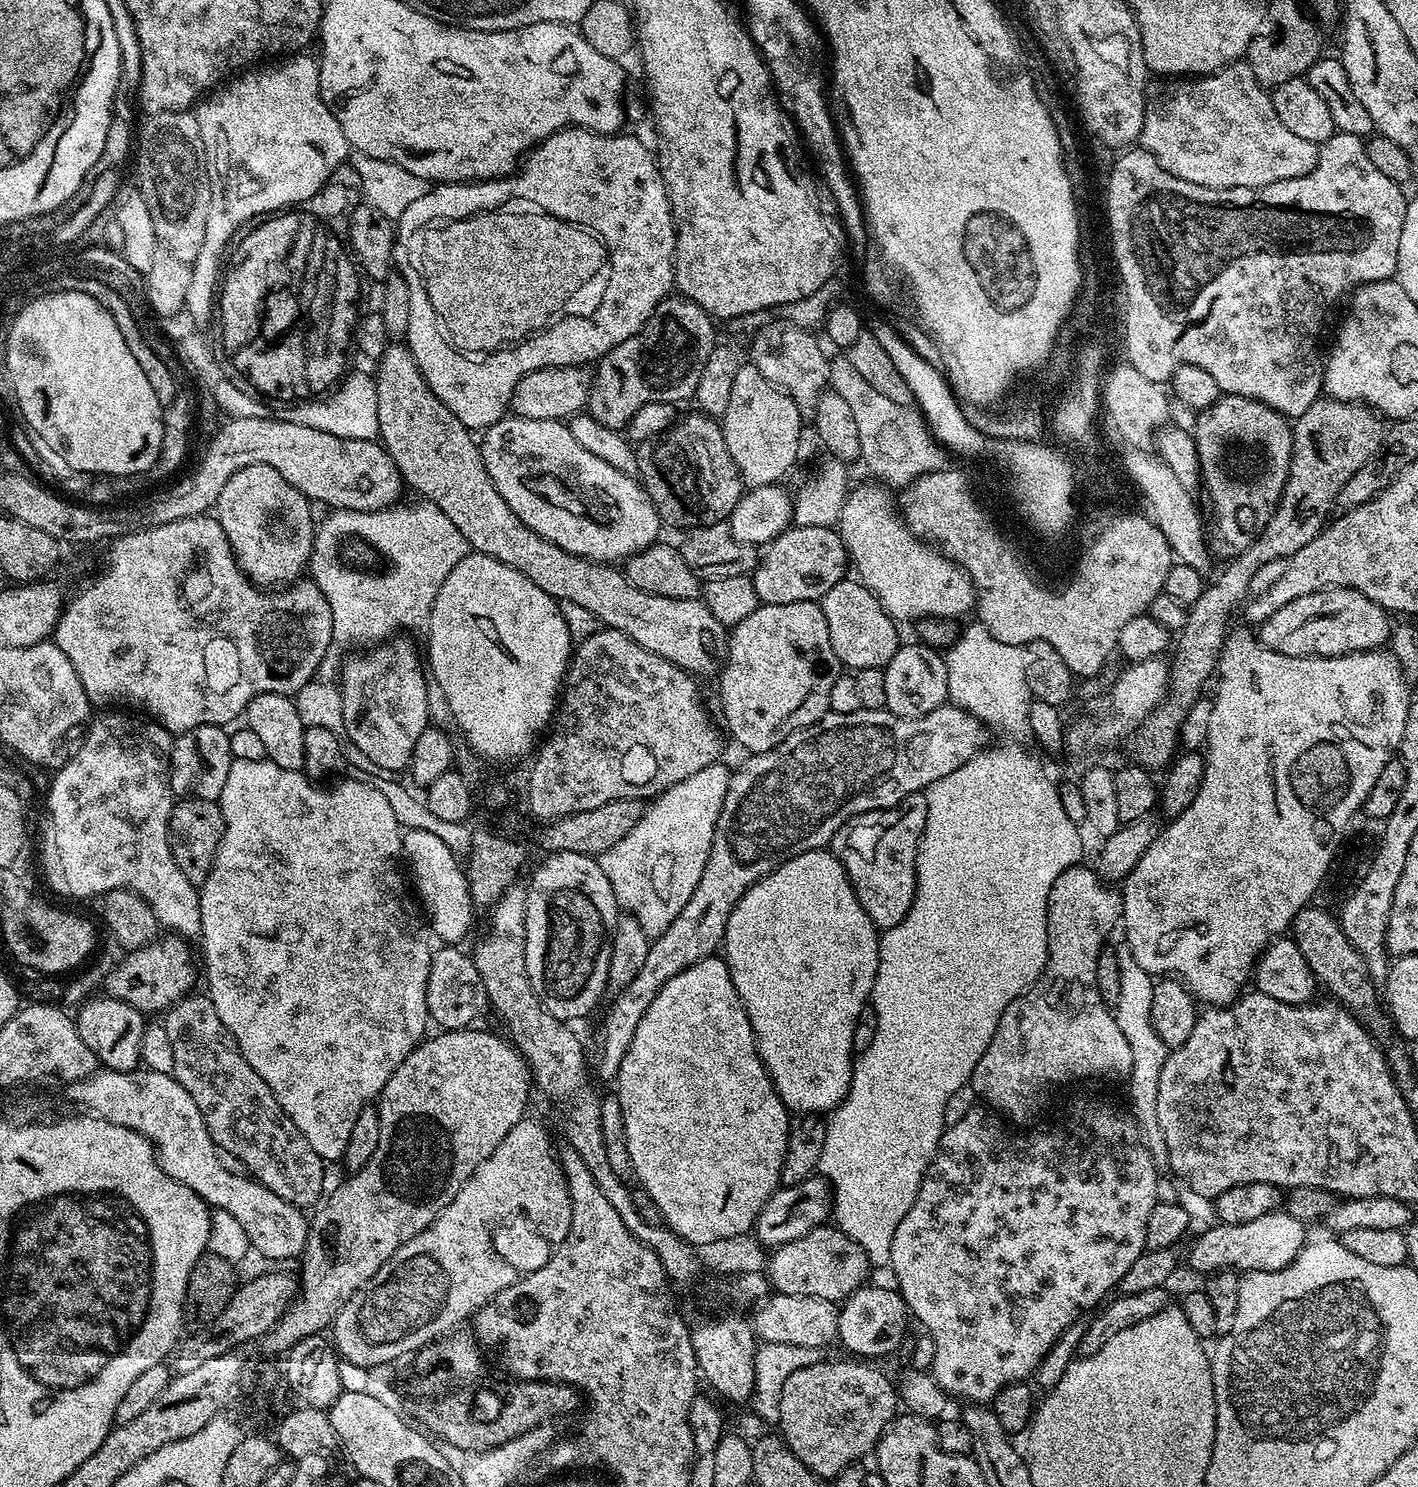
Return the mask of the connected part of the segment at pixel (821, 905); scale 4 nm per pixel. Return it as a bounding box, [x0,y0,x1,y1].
[722,850,880,1114]

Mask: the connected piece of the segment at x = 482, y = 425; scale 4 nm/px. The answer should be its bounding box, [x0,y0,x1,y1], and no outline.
[403,267,613,430]

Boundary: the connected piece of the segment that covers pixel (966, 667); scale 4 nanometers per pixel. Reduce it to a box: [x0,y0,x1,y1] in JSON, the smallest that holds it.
[943,622,1033,736]

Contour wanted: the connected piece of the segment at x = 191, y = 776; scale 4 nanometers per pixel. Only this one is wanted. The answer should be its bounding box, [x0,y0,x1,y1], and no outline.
[168,724,232,801]

